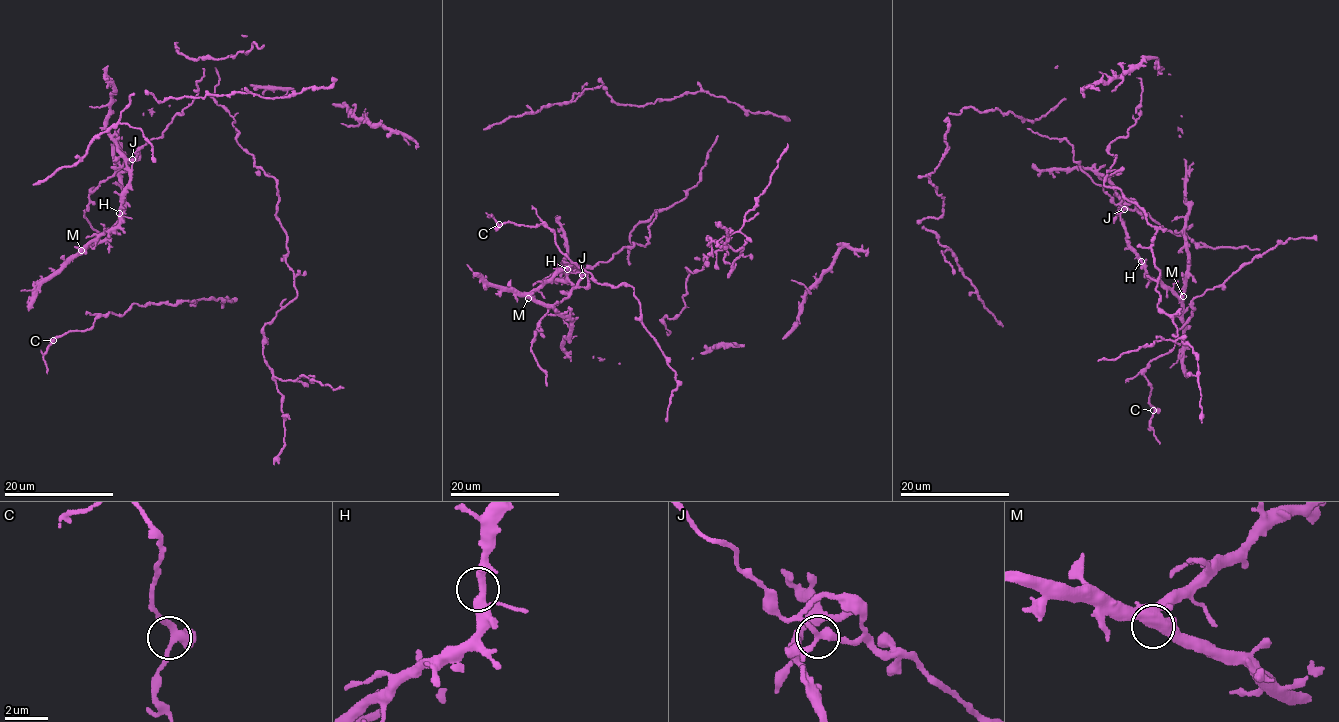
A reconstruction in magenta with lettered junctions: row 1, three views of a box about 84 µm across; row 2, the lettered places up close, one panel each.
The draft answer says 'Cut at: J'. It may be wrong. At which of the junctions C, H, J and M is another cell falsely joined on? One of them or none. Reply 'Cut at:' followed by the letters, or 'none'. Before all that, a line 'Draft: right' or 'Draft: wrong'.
Draft: right
Cut at: J

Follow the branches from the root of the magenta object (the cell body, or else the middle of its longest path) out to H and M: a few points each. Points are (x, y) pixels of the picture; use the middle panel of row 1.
H: (587, 269), (582, 273), (582, 266), (576, 263), (567, 269)
M: (587, 269), (582, 273), (582, 266), (576, 263), (563, 269), (528, 298)

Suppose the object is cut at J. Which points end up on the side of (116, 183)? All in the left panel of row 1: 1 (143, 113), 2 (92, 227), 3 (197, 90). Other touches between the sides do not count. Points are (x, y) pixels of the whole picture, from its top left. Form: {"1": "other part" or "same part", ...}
{"1": "same part", "2": "other part", "3": "other part"}

